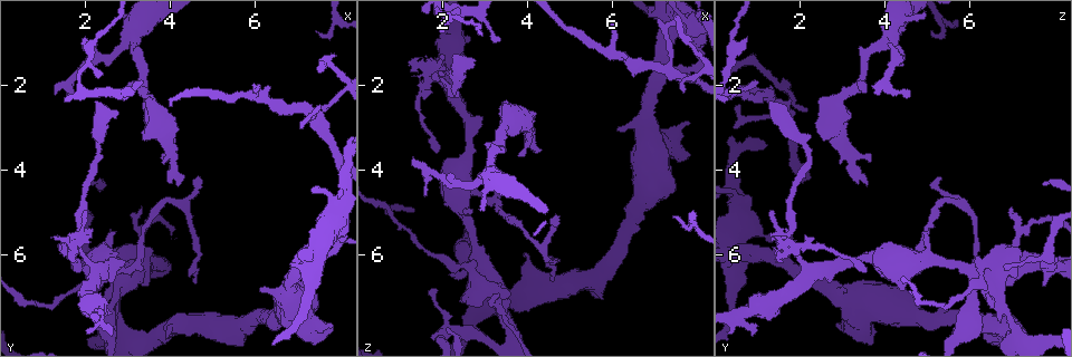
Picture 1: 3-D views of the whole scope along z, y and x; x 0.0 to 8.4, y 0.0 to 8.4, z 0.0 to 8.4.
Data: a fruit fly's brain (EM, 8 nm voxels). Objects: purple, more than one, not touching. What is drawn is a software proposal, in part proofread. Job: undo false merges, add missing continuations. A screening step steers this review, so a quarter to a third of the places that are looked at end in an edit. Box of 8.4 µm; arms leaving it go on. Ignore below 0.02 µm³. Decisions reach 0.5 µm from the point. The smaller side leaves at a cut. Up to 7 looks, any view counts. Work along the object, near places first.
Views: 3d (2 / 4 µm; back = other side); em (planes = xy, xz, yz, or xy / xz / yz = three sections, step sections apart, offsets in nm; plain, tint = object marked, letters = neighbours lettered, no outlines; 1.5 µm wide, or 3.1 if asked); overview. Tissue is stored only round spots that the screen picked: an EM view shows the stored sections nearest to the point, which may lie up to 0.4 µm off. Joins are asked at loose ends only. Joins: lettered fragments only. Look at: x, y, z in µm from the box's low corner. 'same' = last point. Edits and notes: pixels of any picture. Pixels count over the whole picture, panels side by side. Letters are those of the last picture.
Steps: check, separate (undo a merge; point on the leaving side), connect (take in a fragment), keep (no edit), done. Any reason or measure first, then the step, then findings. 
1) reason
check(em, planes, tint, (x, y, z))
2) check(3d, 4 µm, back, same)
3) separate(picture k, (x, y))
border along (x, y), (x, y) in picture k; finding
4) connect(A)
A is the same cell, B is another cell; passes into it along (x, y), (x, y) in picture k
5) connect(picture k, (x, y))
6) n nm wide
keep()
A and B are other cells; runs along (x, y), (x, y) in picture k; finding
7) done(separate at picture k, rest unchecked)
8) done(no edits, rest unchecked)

free end
check(em, planes, plain, (1.30, 2.25, 3.85))

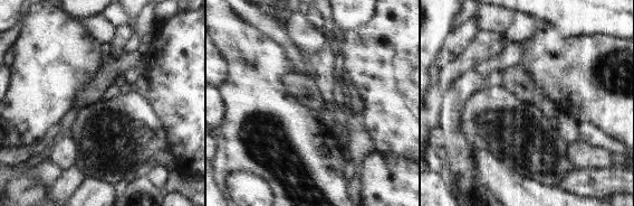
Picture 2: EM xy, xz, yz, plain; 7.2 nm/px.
what lies round it
check(em, planes, letters, same)

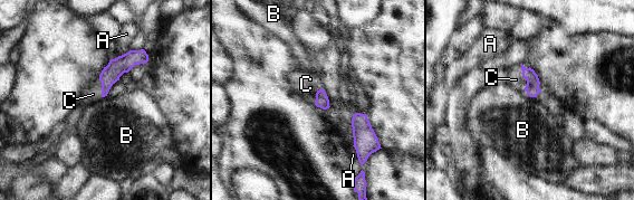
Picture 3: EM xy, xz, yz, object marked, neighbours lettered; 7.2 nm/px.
connect(C)
C is the same cell, A and B are other cells; passes into it along (532, 89), (526, 79), (516, 79) in picture 3; it goes on there

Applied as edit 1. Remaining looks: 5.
see it whole again
check(overview)

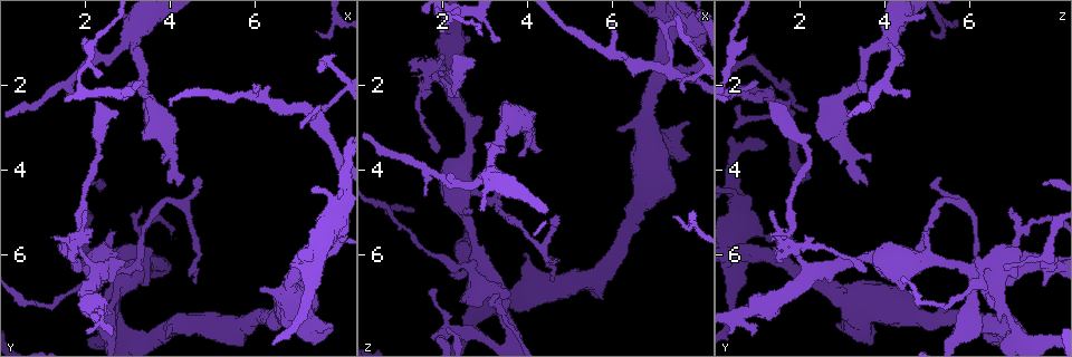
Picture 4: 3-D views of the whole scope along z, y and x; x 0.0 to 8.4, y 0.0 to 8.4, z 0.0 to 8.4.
an open end
check(3d, 2 µm, (6.15, 6.80, 3.00))

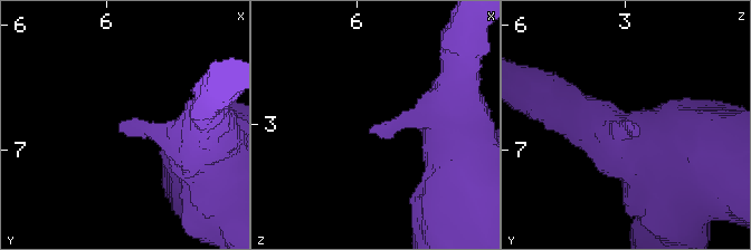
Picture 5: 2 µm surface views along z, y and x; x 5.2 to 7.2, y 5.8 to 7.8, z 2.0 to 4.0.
check(em, planes, plain, (6.14, 6.78, 3.00))

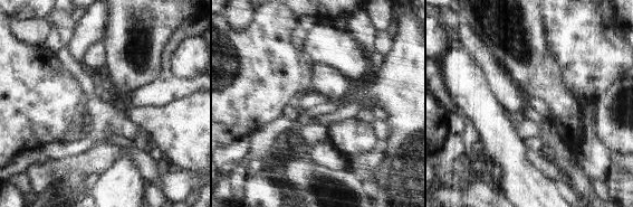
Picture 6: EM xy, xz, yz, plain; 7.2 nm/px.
see the neighbours
check(em, planes, letters, same)

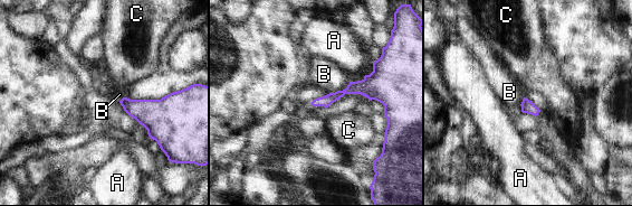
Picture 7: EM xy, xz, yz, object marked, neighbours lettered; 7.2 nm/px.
B touches over 180 nm
keep()
A, B and C are other cells; runs along (383, 93), (351, 89), (315, 103) in picture 7; none of them fits

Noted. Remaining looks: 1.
done(connect at picture 3, rest unchecked)

